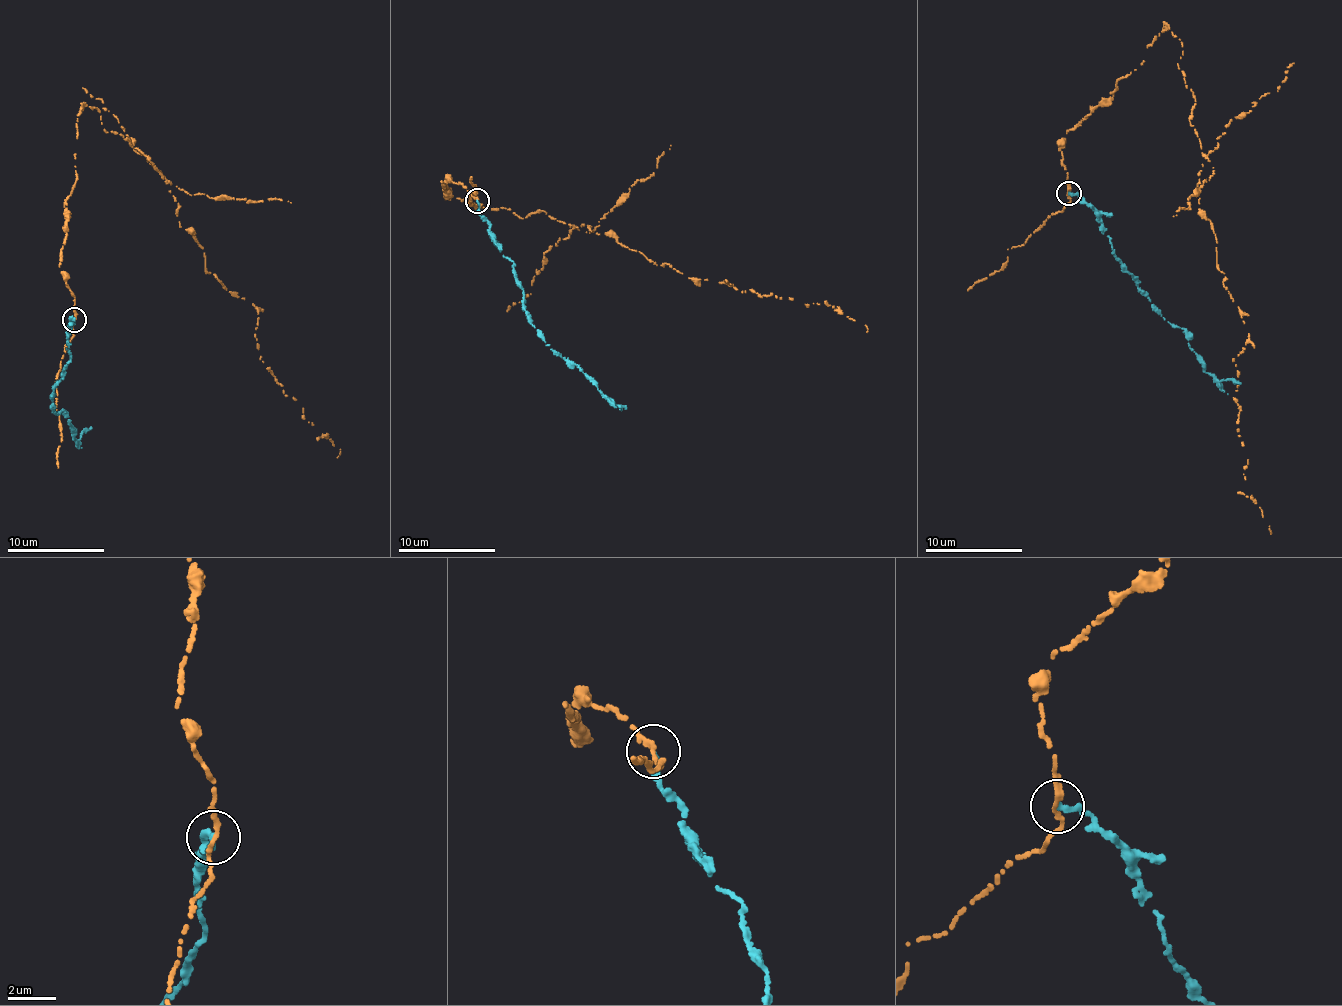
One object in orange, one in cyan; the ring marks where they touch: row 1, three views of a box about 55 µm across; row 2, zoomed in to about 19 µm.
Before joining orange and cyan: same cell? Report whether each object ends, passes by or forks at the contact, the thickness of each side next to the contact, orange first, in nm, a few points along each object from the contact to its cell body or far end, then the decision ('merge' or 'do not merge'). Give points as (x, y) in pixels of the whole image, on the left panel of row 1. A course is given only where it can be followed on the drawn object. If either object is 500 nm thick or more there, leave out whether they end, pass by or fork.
orange passes by; cyan ends there; 200 nm thick on the orange side, 240 nm on the other; orange runs (75, 321), (59, 263), (78, 118), (94, 106), (171, 185), (205, 269), (252, 303), (259, 358), (337, 458); cyan runs (74, 320), (72, 317), (67, 341), (70, 362), (53, 389), (51, 410), (62, 412), (77, 441), (90, 427); do not merge

